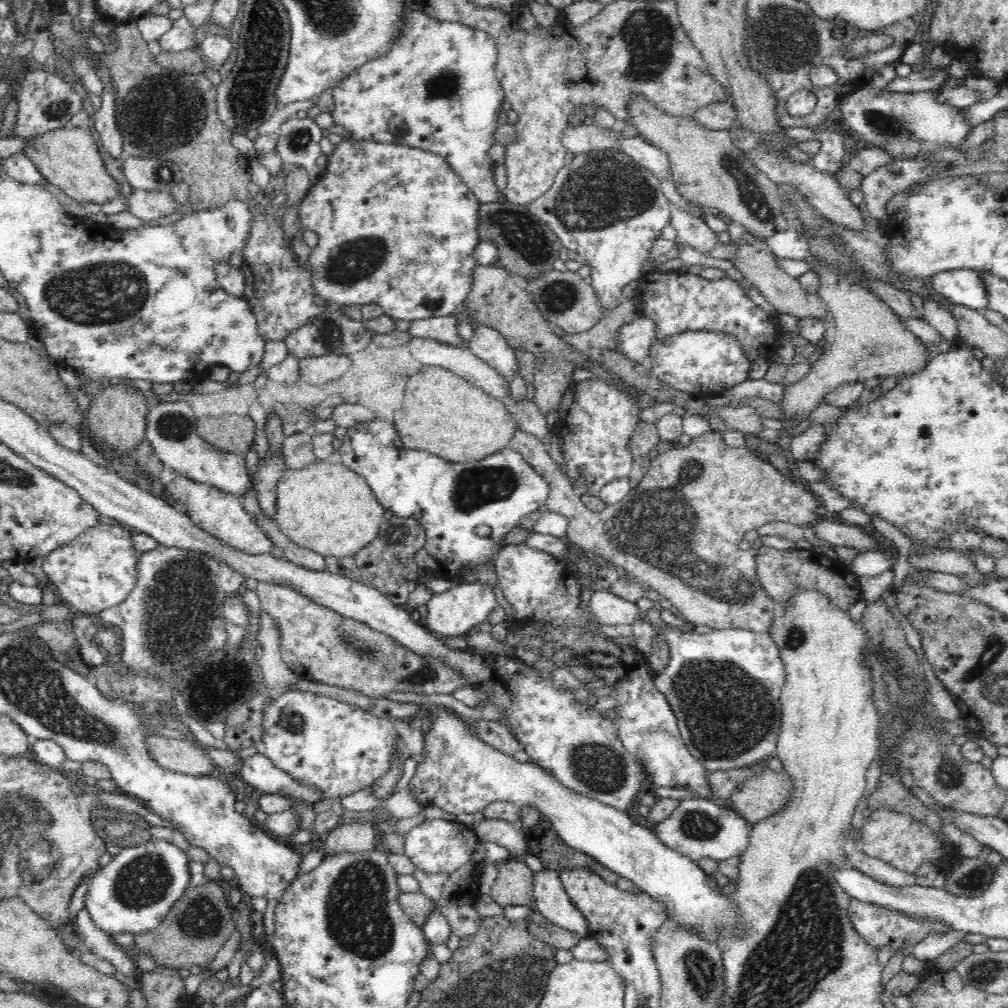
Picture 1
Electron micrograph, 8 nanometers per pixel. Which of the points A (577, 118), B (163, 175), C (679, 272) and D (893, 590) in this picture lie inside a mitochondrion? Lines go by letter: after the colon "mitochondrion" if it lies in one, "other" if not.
A: other
B: mitochondrion
C: other
D: other

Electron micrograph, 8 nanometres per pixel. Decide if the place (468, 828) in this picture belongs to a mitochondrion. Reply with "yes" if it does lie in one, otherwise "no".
no

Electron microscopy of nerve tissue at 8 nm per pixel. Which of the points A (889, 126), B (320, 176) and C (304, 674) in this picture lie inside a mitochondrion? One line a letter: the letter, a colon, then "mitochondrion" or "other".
A: mitochondrion
B: other
C: other

